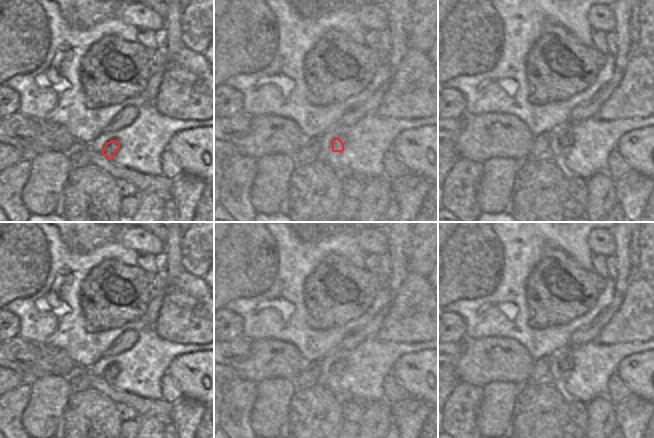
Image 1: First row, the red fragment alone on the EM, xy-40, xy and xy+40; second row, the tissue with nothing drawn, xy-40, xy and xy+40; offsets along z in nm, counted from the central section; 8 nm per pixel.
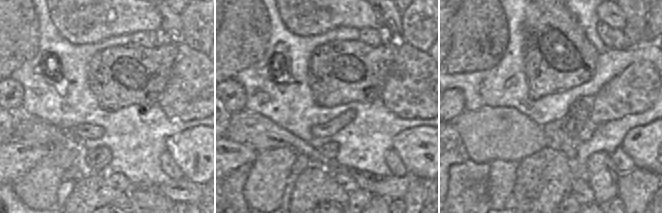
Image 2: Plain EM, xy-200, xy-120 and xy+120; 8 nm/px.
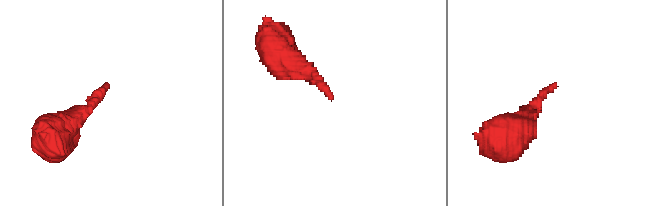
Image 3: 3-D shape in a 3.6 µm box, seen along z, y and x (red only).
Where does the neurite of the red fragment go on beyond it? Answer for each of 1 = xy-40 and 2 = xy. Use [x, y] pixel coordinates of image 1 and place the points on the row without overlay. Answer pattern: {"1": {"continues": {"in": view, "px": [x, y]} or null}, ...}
{"1": {"continues": null}, "2": {"continues": {"in": "xy", "px": [342, 361]}}}

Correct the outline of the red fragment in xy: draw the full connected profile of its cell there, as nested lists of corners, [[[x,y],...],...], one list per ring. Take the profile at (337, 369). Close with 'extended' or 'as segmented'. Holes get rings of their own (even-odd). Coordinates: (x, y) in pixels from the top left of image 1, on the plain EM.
[[[341,358],[338,362],[333,363],[329,368],[329,371],[330,370],[333,376],[342,377],[346,372],[346,359]]]; extended

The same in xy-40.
[[[111,364],[105,368],[102,378],[109,384],[112,384],[119,373],[120,367],[117,364]]]; as segmented

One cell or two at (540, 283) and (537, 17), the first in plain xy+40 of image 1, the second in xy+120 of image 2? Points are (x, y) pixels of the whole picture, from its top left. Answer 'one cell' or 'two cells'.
one cell

